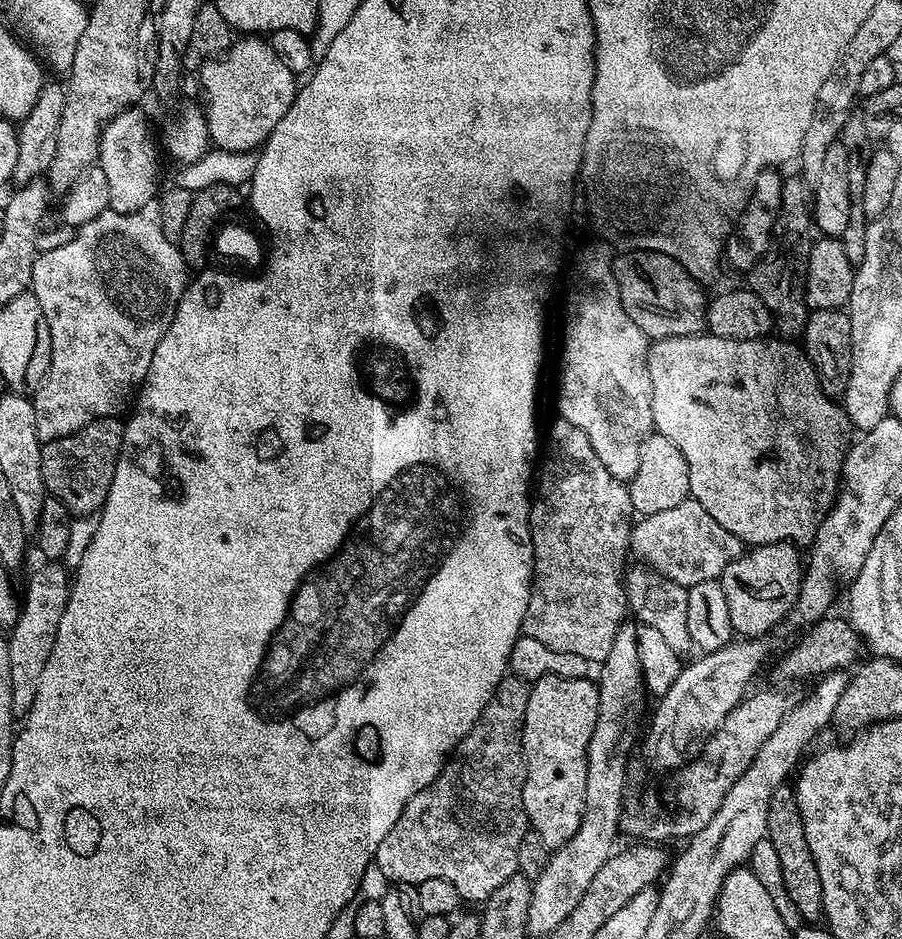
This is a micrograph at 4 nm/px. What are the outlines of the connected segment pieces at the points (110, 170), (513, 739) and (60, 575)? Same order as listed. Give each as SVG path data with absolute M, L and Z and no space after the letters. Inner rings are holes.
M131 108L119 112L108 123L100 135L97 165L106 177L109 185L109 211L114 213L134 213L157 197L158 186L158 154L160 150L150 134L145 118Z
M506 674L494 690L486 710L474 722L470 734L462 738L456 751L448 757L444 768L402 810L394 830L382 838L374 863L390 882L401 884L421 884L426 878L446 878L446 882L458 890L461 901L483 902L506 882L506 878L517 875L518 846L524 836L529 835L528 816L524 813L522 790L526 782L526 762L524 761L524 719L530 684L527 680Z
M44 562L41 565L29 578L28 589L22 592L20 617L6 636L10 646L10 675L14 686L14 710L17 714L27 714L32 709L34 694L38 694L38 682L42 682L42 670L46 670L50 650L54 650L58 622L62 622L62 614L66 614L69 569L60 562Z

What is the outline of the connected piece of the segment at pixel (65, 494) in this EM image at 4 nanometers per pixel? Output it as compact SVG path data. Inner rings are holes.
M114 416L98 418L94 422L82 426L82 430L78 430L74 434L66 434L57 440L47 441L41 447L42 482L45 493L58 498L58 502L62 502L62 506L66 506L66 510L71 512L73 517L99 513L100 509L103 508L106 498L110 494L110 482L114 482L114 474L124 441L124 425L123 419Z

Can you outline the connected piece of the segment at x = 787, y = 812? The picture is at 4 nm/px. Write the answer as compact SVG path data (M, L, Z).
M785 786L774 790L774 798L770 798L770 814L766 817L766 826L768 827L766 838L778 854L784 889L786 894L790 894L790 902L794 902L801 921L819 921L824 914L822 878L818 878L818 866L814 866L814 854L810 854L810 842L806 842L802 814L798 810L798 802L791 787Z

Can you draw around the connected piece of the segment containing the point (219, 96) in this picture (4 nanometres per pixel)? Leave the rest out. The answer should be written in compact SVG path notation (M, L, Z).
M256 34L233 39L228 51L208 60L198 70L200 88L204 91L202 111L206 118L209 141L227 152L249 152L256 150L267 140L268 135L282 122L282 114L290 110L298 91L298 76L274 54L271 43Z

